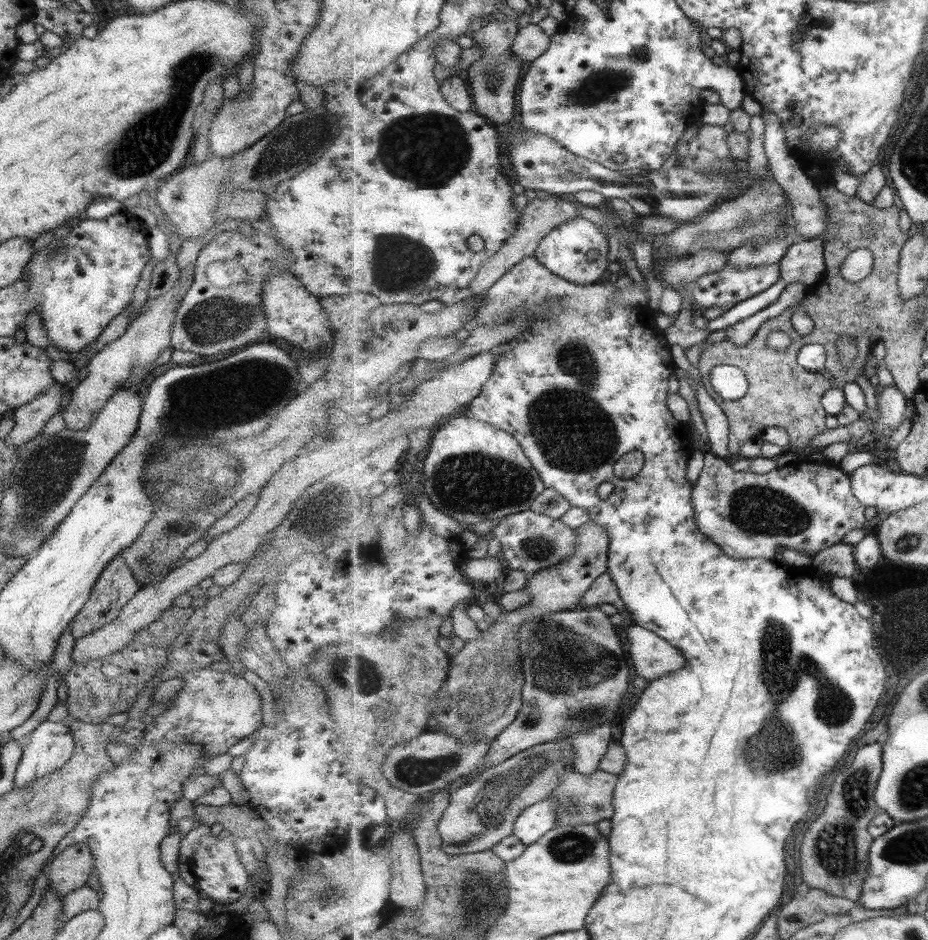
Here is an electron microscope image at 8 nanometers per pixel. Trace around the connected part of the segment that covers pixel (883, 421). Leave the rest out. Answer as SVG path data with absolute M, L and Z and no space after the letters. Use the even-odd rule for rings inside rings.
M890 384L883 390L879 398L879 410L881 414L878 425L873 426L876 432L880 430L884 435L890 437L906 420L906 412L908 412L908 398L904 395L903 390L896 384Z

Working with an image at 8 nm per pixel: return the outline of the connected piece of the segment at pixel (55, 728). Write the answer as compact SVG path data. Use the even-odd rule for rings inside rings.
M67 721L41 722L30 735L29 743L24 746L22 758L14 776L14 787L24 789L28 783L58 770L74 754L75 740L68 728Z

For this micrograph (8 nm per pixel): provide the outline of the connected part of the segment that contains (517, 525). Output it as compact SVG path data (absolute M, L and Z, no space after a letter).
M532 508L500 519L491 533L494 533L494 538L500 540L502 554L509 564L509 570L524 570L527 577L532 577L542 570L556 568L572 558L580 540L577 529L564 523L562 519L540 514Z

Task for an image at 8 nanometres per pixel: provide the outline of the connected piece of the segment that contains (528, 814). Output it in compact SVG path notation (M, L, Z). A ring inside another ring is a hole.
M553 799L530 806L518 820L514 835L526 845L541 841L546 834L558 828L558 804Z

